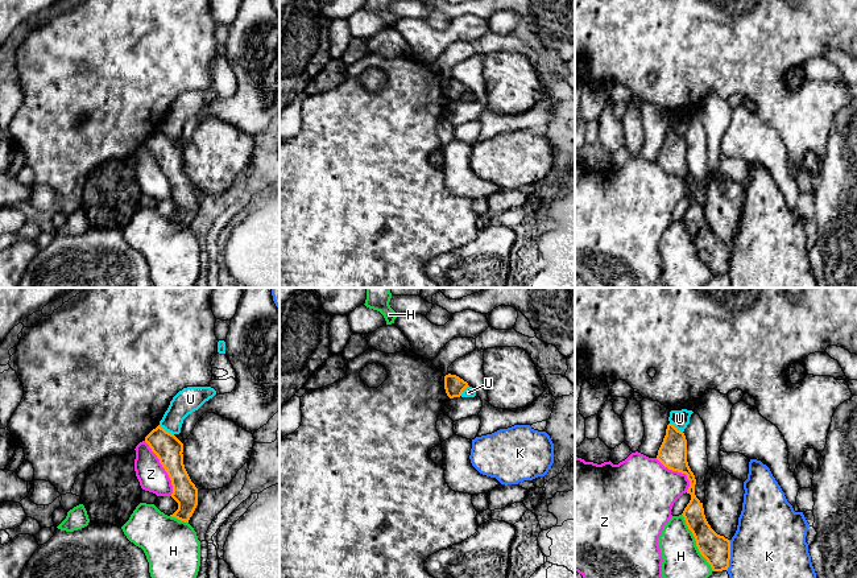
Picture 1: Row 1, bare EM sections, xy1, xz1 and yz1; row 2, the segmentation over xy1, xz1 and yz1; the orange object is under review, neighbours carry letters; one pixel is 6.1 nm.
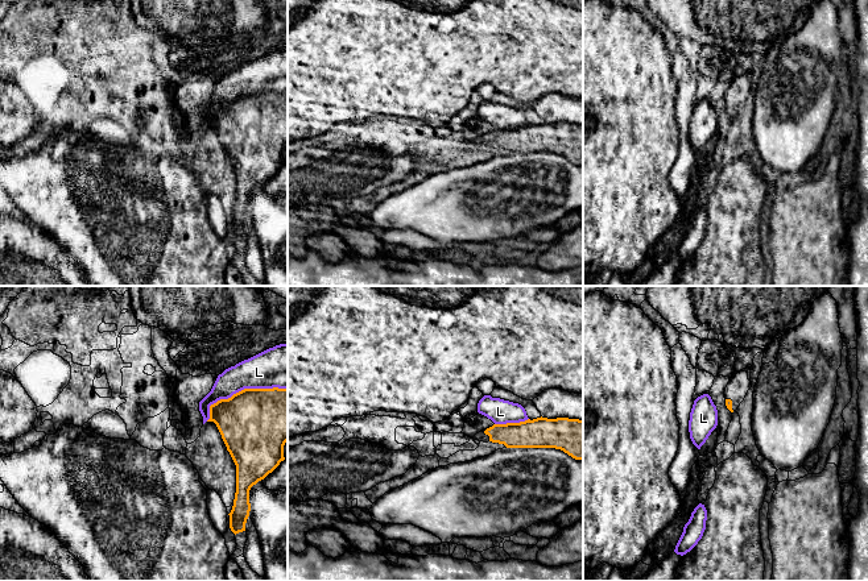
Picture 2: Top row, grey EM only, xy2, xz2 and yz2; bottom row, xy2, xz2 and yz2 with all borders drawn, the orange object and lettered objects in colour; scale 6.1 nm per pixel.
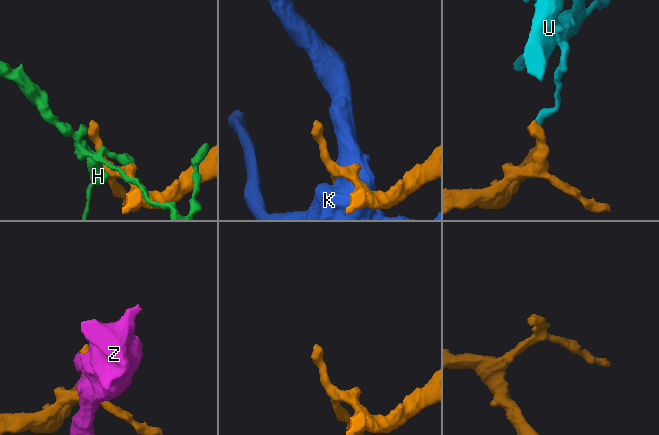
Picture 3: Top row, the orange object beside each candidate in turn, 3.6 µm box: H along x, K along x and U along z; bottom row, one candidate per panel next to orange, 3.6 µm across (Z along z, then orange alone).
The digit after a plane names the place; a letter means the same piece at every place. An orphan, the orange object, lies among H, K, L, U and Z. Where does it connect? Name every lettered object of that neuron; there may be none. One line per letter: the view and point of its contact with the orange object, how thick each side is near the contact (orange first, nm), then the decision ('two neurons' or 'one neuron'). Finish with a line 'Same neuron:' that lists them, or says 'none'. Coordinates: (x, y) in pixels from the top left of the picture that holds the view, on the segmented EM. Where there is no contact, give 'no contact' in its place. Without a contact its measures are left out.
H: meets orange in yz1 at (696, 543); 180 nm thick on the orange side, 220 nm on the other; two neurons
K: meets orange in yz1 at (729, 556); 180 nm thick on the orange side, 420 nm on the other; two neurons
L: meets orange in xy2 at (242, 390); 440 nm thick on the orange side, 240 nm on the other; two neurons
U: meets orange in xy1 at (165, 430); 170 nm thick on the orange side, 150 nm on the other; two neurons
Z: meets orange in xy1 at (164, 467); 170 nm thick on the orange side, 170 nm on the other; two neurons
Same neuron: none

